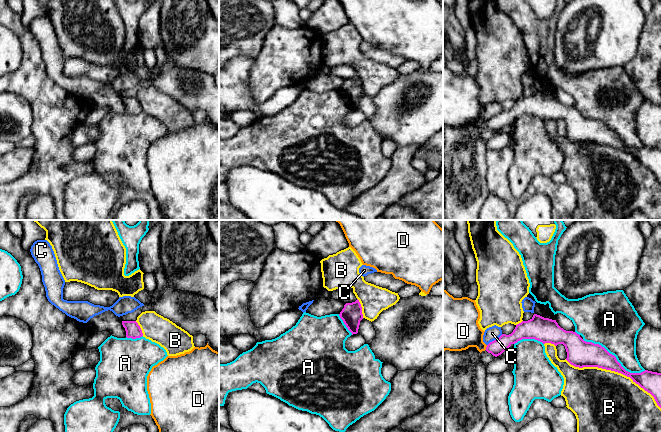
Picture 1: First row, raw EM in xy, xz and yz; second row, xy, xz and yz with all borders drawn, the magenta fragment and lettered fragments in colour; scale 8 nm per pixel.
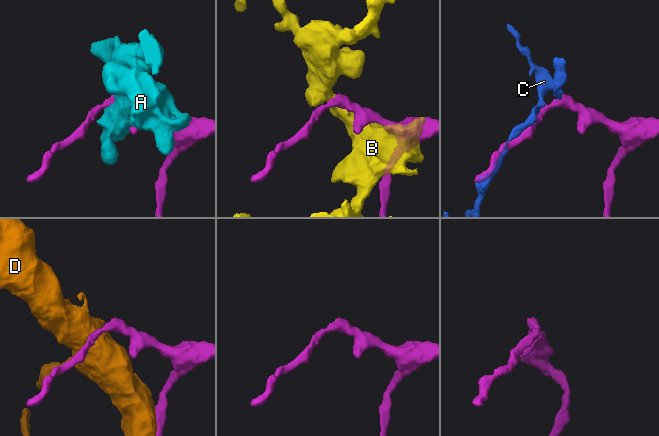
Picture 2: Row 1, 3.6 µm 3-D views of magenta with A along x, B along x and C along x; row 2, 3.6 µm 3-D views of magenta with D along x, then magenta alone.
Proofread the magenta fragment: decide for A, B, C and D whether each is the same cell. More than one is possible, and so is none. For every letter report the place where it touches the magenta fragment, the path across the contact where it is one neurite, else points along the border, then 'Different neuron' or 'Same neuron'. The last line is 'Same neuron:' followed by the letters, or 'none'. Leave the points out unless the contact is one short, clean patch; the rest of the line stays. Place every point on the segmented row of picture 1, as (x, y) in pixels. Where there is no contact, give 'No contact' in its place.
A: Touches magenta at yz (615, 357). Different neuron
B: Touches magenta at yz (615, 371). Different neuron
C: Touches magenta at yz (494, 340). Different neuron
D: Touches magenta at yz (486, 347). Different neuron
Same neuron: none

